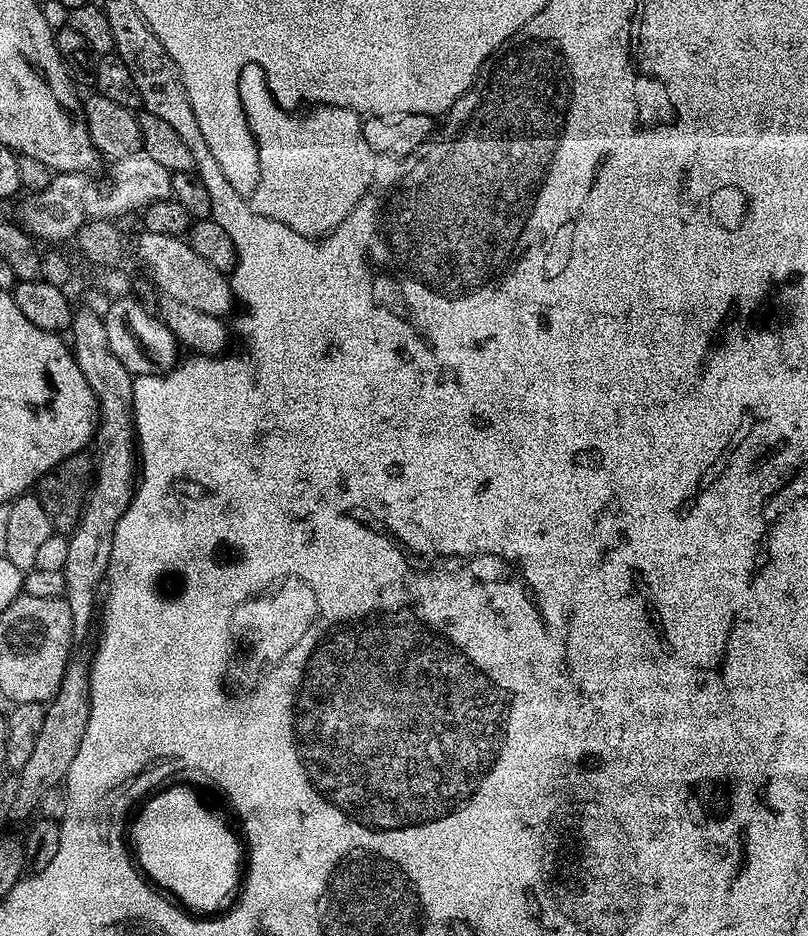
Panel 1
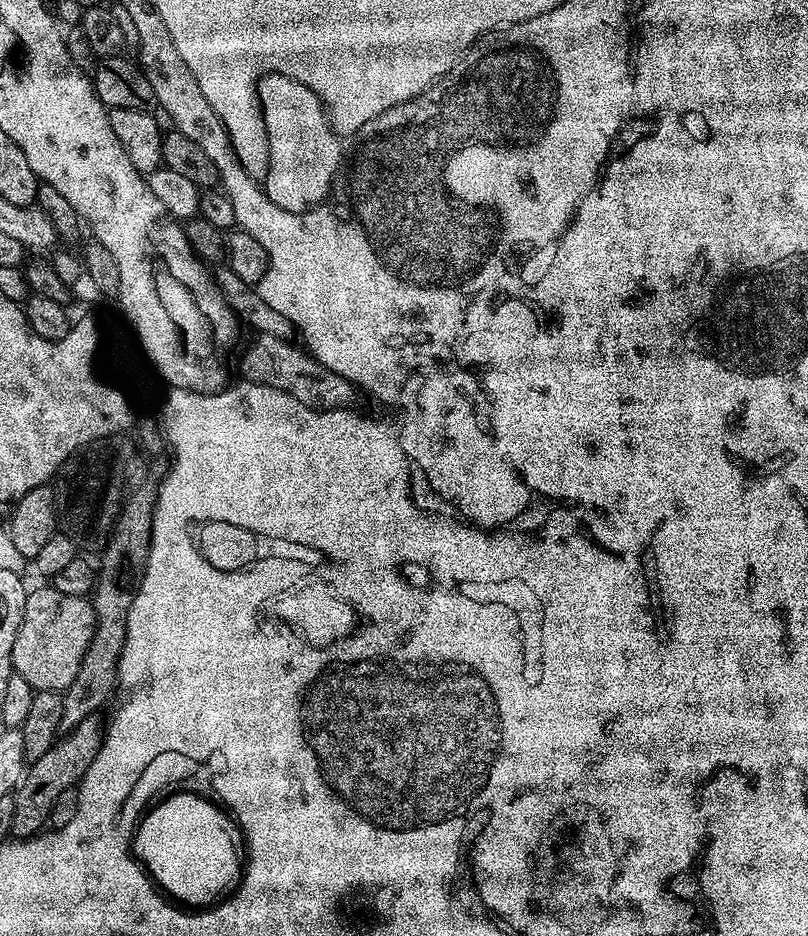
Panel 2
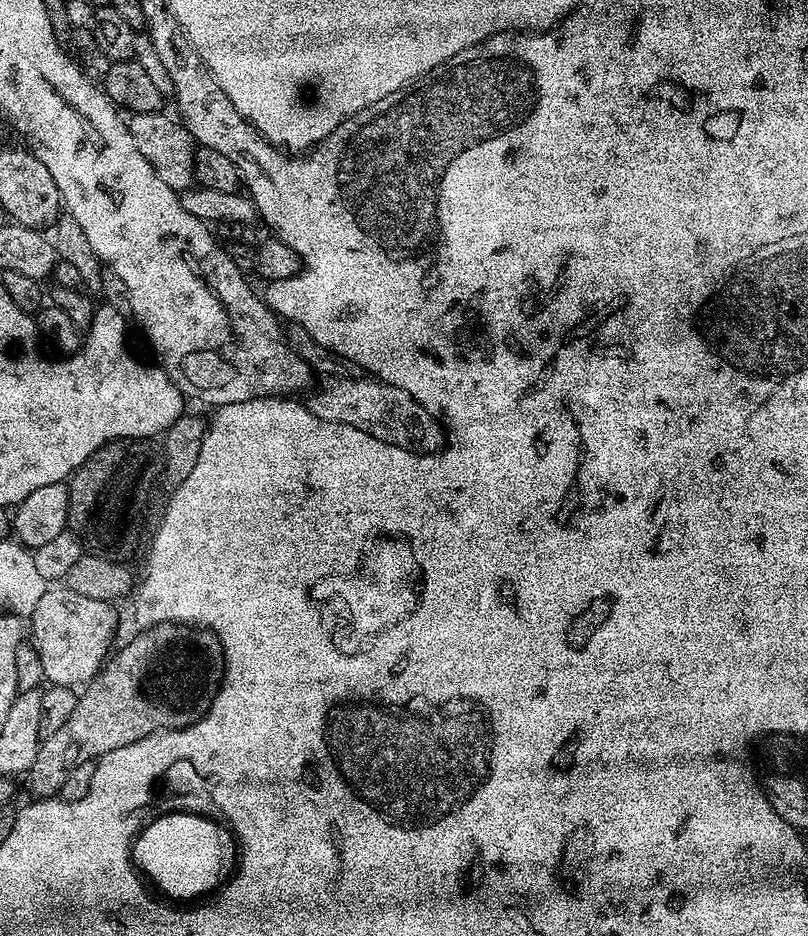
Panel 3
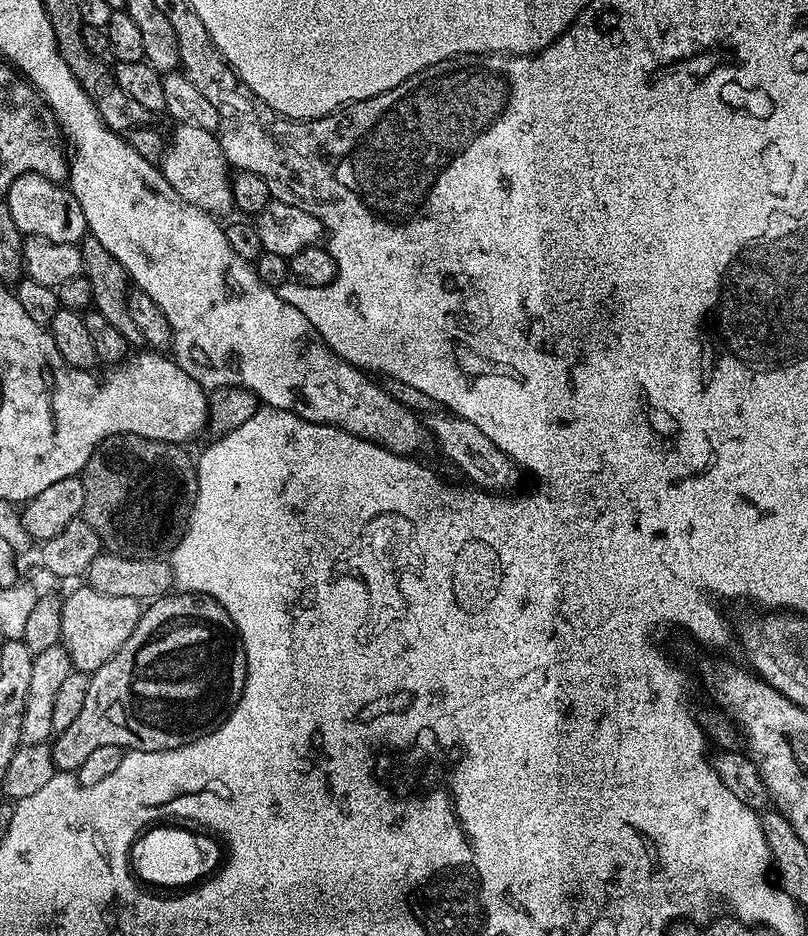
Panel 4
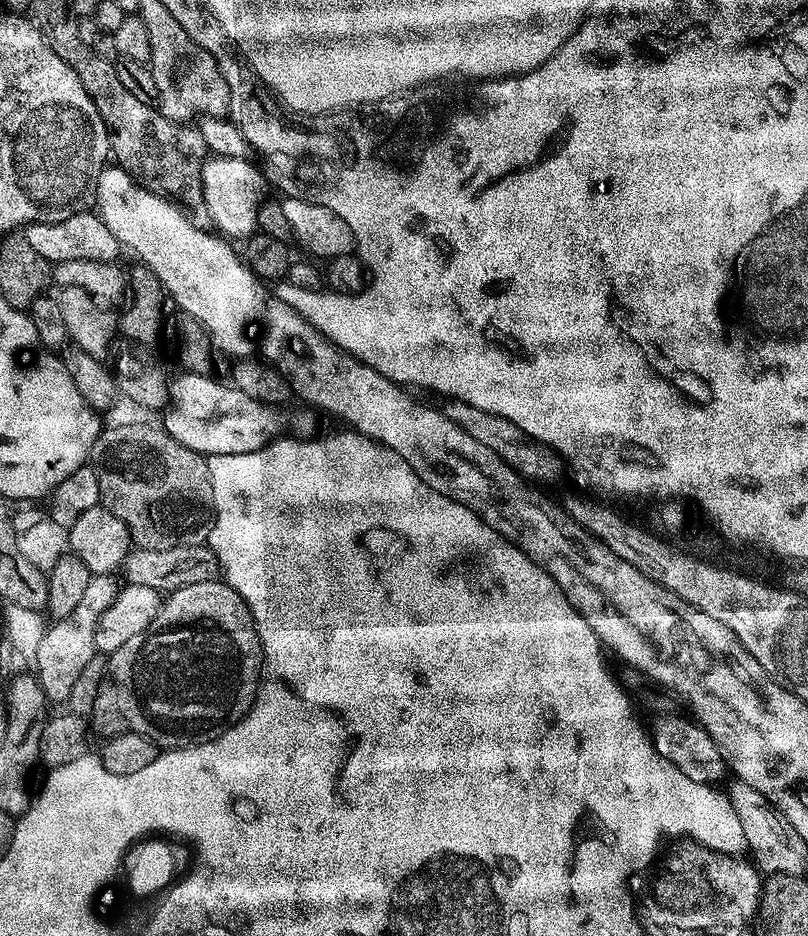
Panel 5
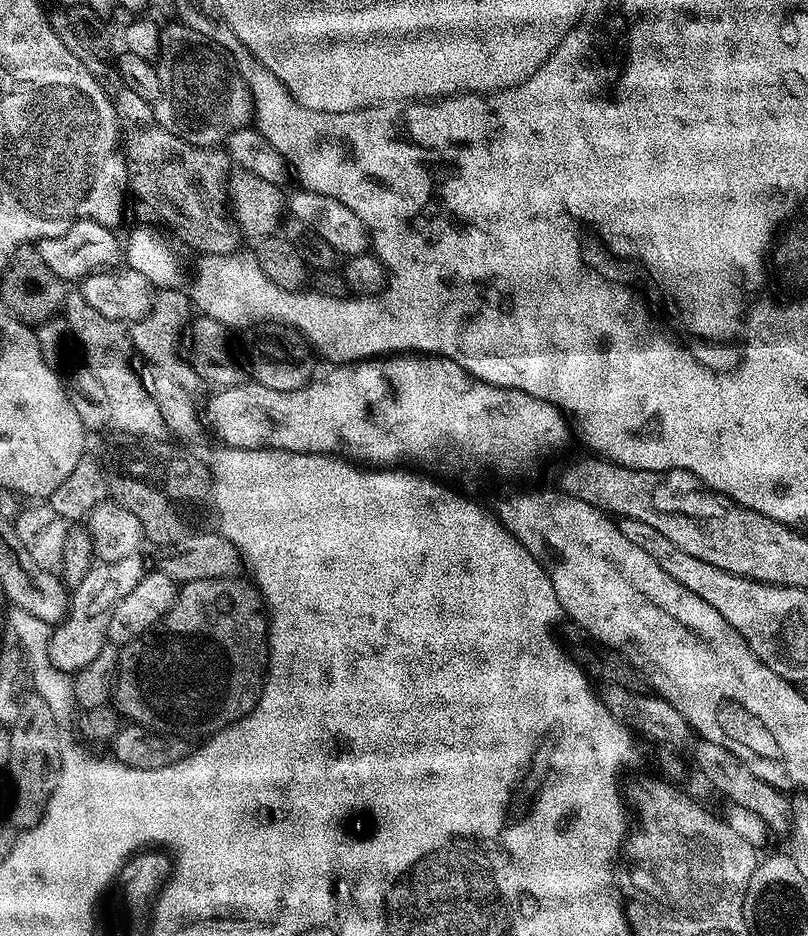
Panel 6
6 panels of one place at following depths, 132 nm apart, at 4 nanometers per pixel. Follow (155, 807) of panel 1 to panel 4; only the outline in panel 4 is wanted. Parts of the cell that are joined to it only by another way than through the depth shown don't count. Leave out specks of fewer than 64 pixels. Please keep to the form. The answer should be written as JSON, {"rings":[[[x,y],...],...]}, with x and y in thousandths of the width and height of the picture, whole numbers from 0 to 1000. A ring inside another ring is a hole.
{"rings":[[[188,882],[175,889],[161,907],[161,926],[177,943],[179,940],[183,944],[208,949],[198,951],[228,951],[269,931],[275,919],[275,906],[261,892],[251,888],[236,889],[233,882],[198,884],[203,882]]]}

